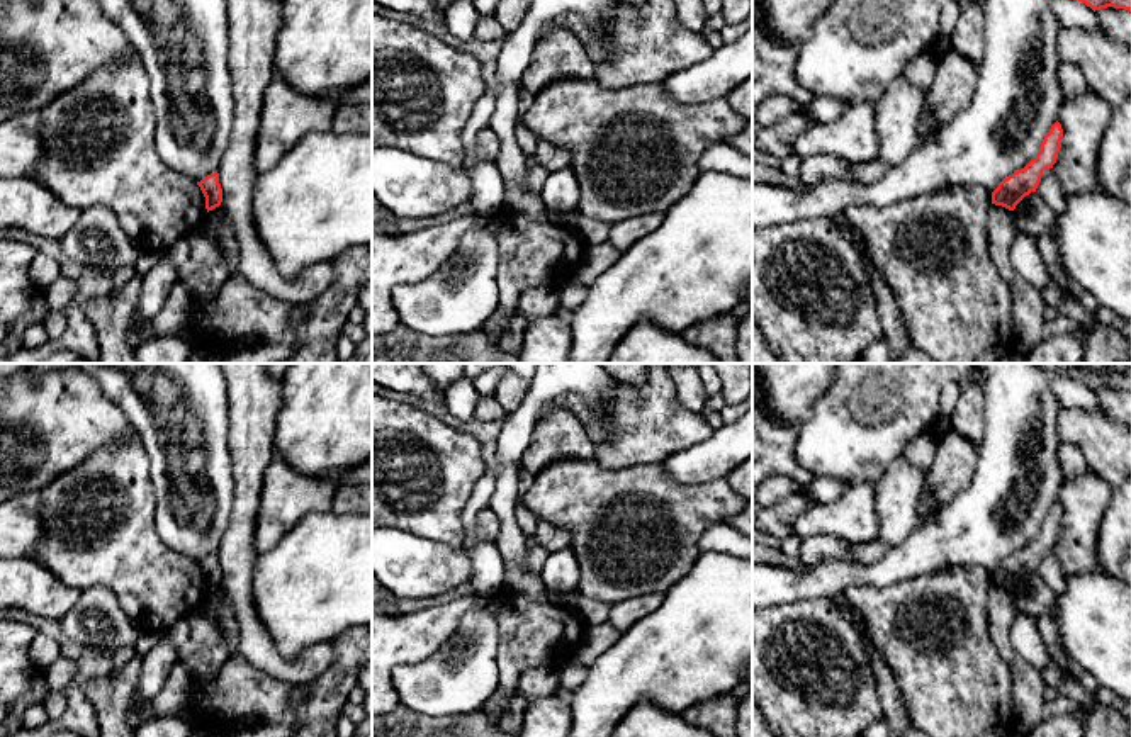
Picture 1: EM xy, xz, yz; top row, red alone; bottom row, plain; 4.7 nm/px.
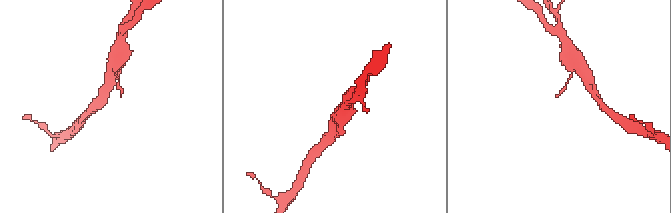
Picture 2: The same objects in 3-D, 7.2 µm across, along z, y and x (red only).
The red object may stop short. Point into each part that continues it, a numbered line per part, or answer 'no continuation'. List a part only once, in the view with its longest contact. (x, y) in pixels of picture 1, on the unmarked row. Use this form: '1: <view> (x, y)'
no continuation

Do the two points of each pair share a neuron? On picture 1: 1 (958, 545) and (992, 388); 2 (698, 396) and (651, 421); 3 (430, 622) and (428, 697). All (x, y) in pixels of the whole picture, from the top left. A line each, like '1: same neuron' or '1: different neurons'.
1: same neuron
2: different neurons
3: different neurons

